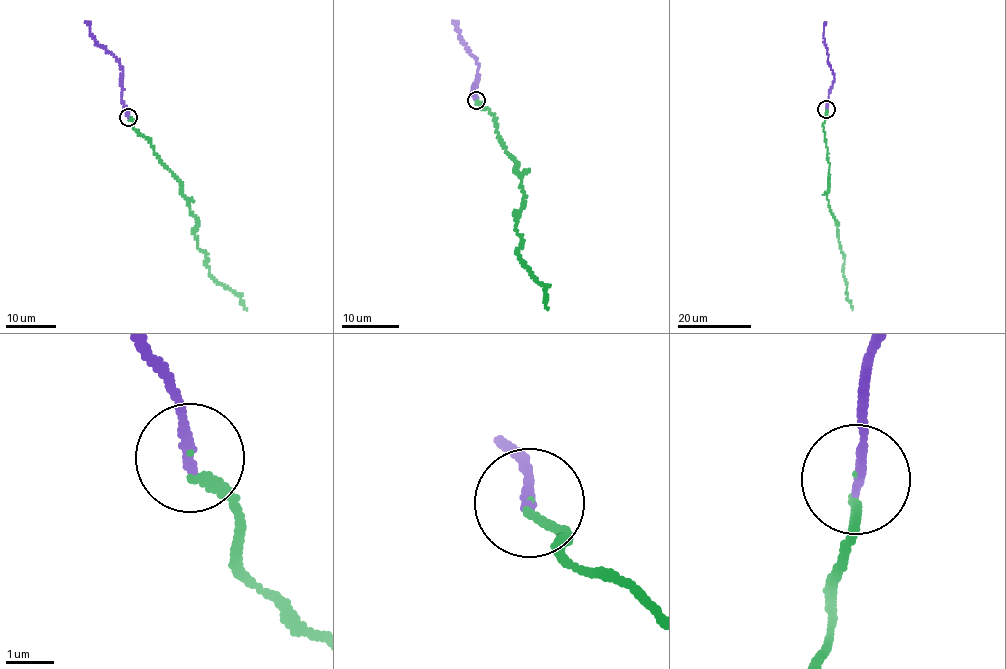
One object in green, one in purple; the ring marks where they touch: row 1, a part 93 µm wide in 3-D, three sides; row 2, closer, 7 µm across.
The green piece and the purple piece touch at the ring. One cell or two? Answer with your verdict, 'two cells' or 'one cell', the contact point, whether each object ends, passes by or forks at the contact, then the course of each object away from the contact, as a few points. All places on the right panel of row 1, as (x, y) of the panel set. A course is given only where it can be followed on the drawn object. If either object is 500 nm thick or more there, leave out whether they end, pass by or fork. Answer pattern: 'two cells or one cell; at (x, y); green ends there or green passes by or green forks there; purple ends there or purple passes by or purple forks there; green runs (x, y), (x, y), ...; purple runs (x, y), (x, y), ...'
one cell; at (826, 109); green ends there; purple ends there; green runs (826, 108), (822, 126), (830, 165), (828, 205), (836, 221), (845, 260), (842, 271), (847, 298), (853, 309); purple runs (826, 109), (834, 75), (824, 42), (825, 21)

